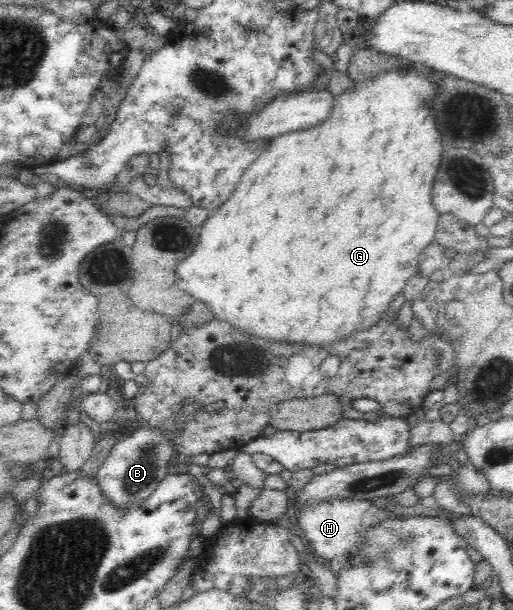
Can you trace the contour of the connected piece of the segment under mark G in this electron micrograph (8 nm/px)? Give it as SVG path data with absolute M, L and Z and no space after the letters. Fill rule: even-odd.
M394 69L376 75L372 81L355 82L352 89L334 96L332 115L320 125L304 131L288 132L270 141L262 157L256 159L242 174L233 193L220 207L209 213L198 233L198 245L175 267L175 280L179 289L193 301L202 302L212 311L216 320L227 321L230 327L247 333L256 339L268 339L274 343L307 345L308 347L328 347L334 341L352 337L374 327L389 310L392 301L402 293L406 283L416 276L418 256L430 243L435 242L438 211L432 206L430 193L434 183L434 173L440 163L440 139L430 117L429 101L435 94L435 85L425 75L413 69Z

